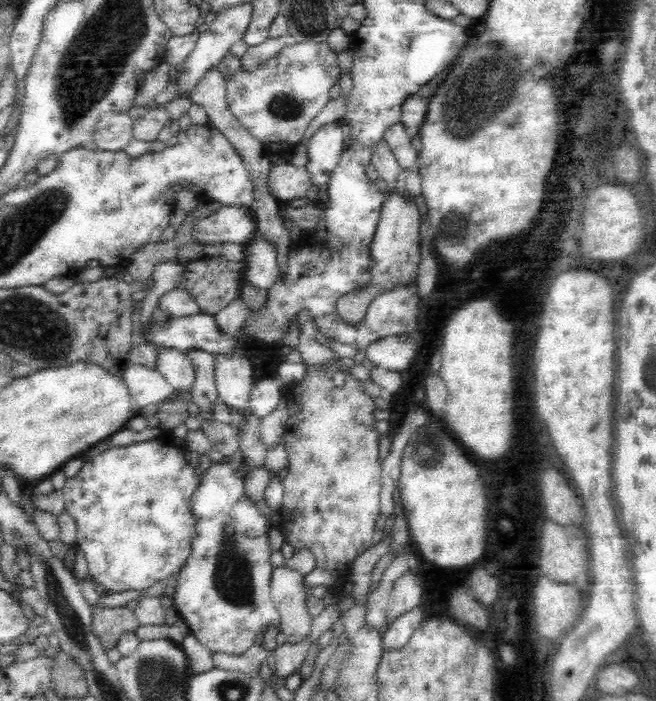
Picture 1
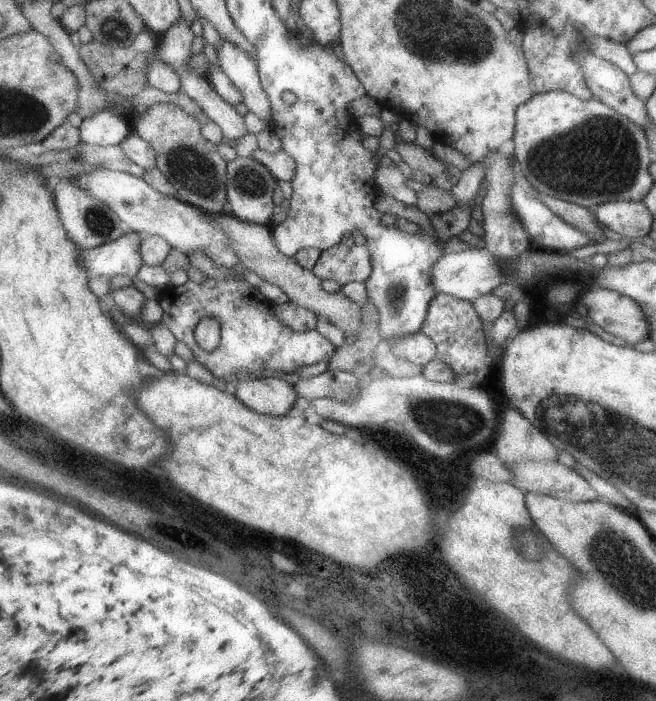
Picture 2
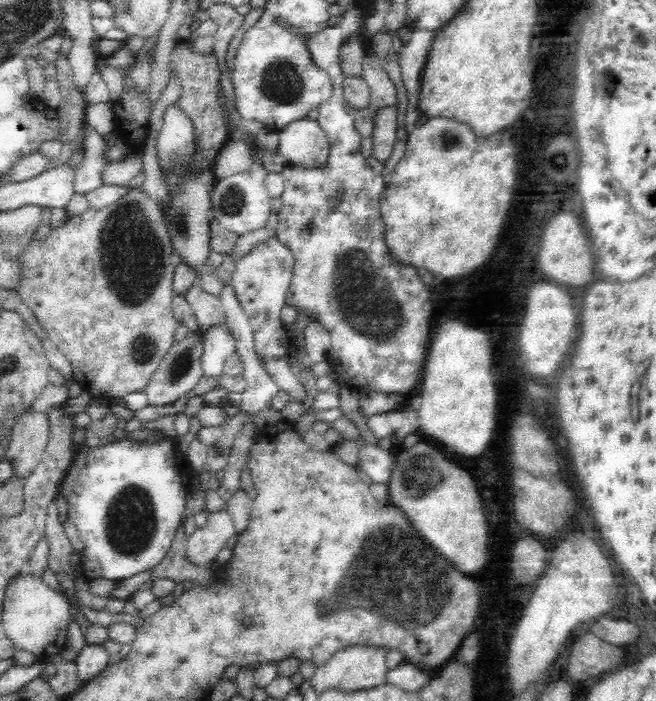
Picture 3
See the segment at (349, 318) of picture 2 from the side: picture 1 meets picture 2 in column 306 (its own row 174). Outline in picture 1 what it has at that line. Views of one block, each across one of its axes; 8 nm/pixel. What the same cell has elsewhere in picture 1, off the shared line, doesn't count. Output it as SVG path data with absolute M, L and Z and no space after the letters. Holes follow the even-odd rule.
M290 162L271 165L266 189L277 200L292 200L313 194L312 181L306 167L295 166Z

